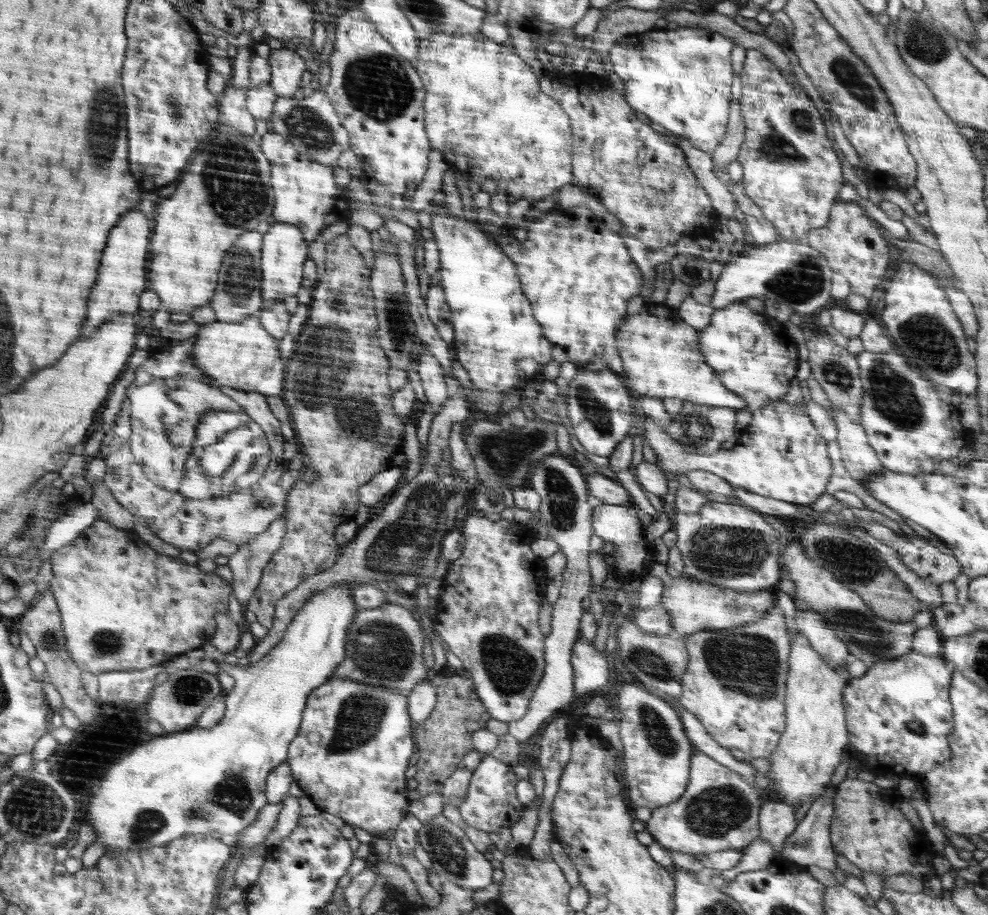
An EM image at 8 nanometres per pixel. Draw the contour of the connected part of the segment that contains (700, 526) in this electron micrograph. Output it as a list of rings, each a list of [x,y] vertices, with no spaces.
[[[708,501],[698,513],[678,512],[676,546],[680,549],[684,575],[737,591],[775,589],[779,582],[779,532],[756,511],[742,505]]]

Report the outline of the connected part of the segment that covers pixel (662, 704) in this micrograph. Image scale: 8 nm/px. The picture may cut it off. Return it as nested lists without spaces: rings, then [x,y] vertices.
[[[622,683],[618,694],[617,709],[622,712],[620,723],[620,740],[623,744],[623,767],[626,782],[628,782],[629,797],[634,806],[644,806],[652,811],[666,808],[678,801],[688,784],[688,768],[690,768],[690,756],[692,756],[692,744],[684,734],[684,726],[668,701],[661,696],[654,696],[654,692],[646,692],[646,689],[638,688],[637,683]]]

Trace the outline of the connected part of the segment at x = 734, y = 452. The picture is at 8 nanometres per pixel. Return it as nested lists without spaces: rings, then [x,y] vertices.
[[[780,400],[752,411],[752,422],[738,430],[736,446],[732,449],[722,448],[712,454],[700,454],[696,449],[682,446],[650,417],[641,416],[644,438],[656,453],[657,466],[673,487],[677,484],[676,475],[704,470],[726,479],[733,488],[744,488],[768,498],[797,505],[810,505],[826,492],[826,485],[833,473],[826,440],[817,433],[812,420],[808,418],[806,406],[792,407]]]

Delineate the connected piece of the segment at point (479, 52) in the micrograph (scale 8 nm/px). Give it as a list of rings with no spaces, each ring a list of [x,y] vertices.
[[[440,32],[433,34],[430,38],[418,38],[418,41],[419,53],[414,67],[422,76],[422,81],[426,86],[426,102],[424,102],[423,109],[426,111],[427,136],[431,140],[432,148],[443,154],[443,159],[448,166],[458,168],[468,181],[483,182],[486,178],[492,178],[497,186],[502,187],[508,194],[534,203],[546,196],[558,196],[556,192],[562,186],[571,184],[573,172],[570,172],[570,152],[573,152],[575,146],[575,136],[573,132],[570,132],[571,120],[568,120],[568,114],[563,110],[561,103],[543,93],[536,74],[530,70],[530,66],[522,58],[518,58],[512,49],[506,49],[506,44],[496,42],[495,39],[488,38],[482,32],[474,35]]]

